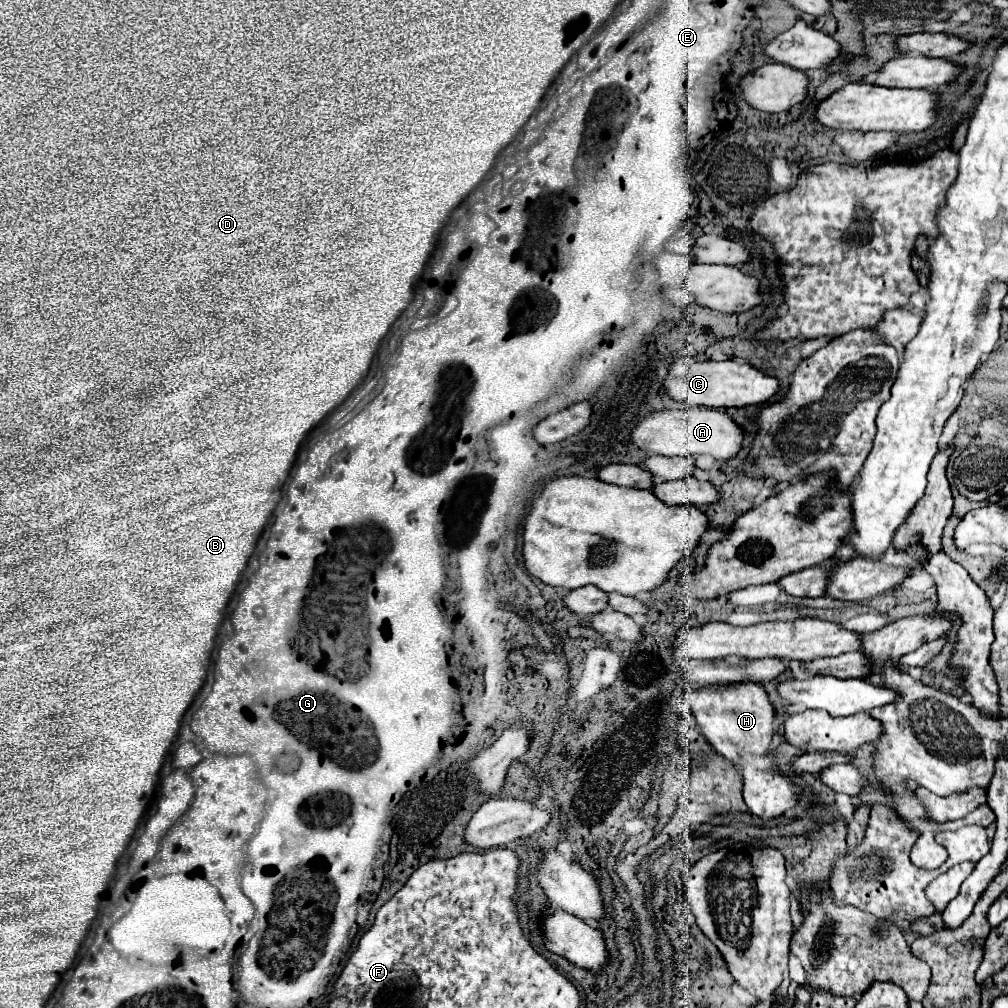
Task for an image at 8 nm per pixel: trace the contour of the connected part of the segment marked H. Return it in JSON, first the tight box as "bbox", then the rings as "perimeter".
{"bbox":[684,682,804,820],"perimeter":[[[744,682],[744,684],[734,684],[734,688],[688,690],[684,694],[684,700],[692,710],[692,714],[696,716],[696,722],[708,744],[720,756],[724,756],[736,768],[740,768],[744,780],[744,790],[742,790],[744,802],[754,816],[762,820],[782,818],[786,810],[792,810],[798,804],[804,786],[798,784],[790,774],[782,774],[778,770],[774,748],[770,746],[776,734],[774,726],[776,710],[770,704],[768,694],[758,684]]]}

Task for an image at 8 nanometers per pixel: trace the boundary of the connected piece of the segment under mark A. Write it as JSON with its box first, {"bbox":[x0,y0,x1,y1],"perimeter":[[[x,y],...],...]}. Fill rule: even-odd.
{"bbox":[632,408,744,460],"perimeter":[[[686,408],[686,410],[662,410],[646,416],[634,430],[632,442],[646,454],[662,456],[700,456],[710,454],[718,460],[736,458],[742,448],[744,430],[722,410],[710,408]]]}

